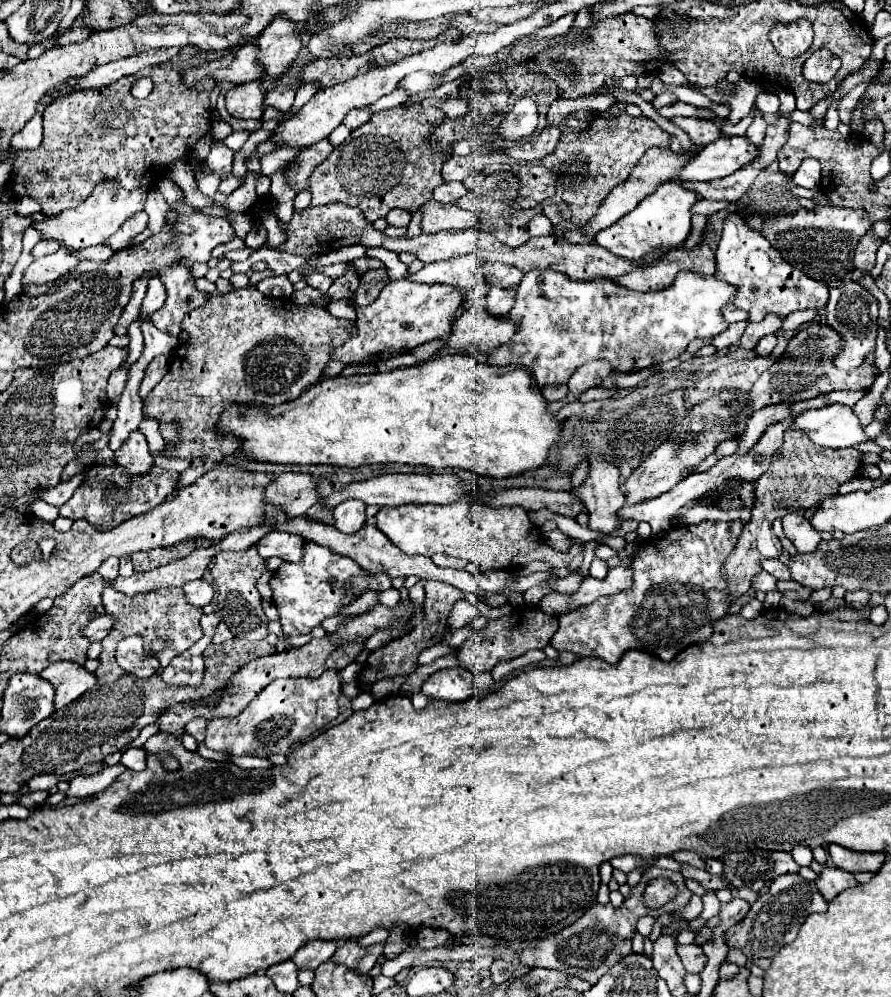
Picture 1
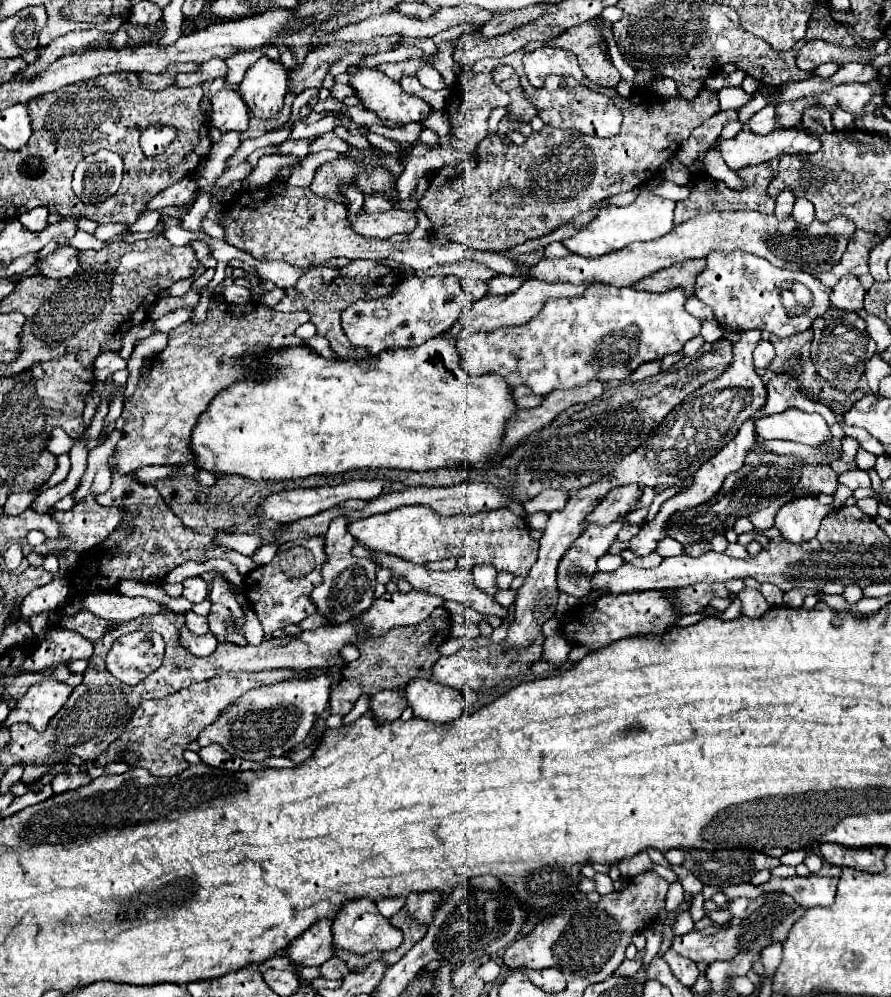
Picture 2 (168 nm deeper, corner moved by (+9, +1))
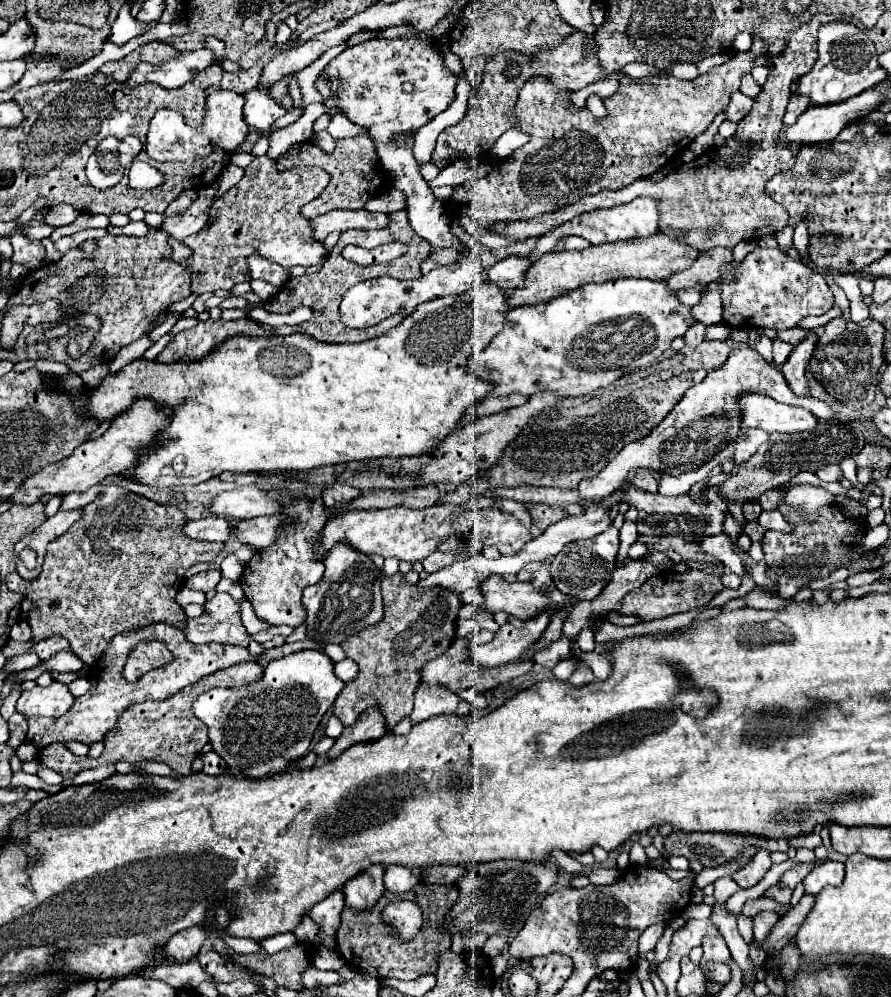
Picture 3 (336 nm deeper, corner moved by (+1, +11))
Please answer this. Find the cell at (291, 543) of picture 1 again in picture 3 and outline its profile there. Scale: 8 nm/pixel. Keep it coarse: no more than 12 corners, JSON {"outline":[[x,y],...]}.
{"outline":[[220,517],[186,521],[184,533],[196,541],[224,543],[230,521]]}

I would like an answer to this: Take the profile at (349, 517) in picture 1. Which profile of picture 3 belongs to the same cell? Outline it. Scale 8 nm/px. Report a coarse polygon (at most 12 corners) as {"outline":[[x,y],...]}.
{"outline":[[334,545],[302,593],[306,637],[342,643],[384,617],[380,569]]}

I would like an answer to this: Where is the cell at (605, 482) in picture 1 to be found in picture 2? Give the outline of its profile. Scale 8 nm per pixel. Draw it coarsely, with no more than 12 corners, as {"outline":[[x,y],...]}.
{"outline":[[648,508],[610,525],[588,523],[558,565],[558,589],[590,593],[588,575],[622,527],[640,523]]}

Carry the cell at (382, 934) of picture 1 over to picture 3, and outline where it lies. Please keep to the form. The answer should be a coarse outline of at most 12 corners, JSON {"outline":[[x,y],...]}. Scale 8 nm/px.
{"outline":[[388,865],[384,885],[404,893],[418,883],[420,869]]}

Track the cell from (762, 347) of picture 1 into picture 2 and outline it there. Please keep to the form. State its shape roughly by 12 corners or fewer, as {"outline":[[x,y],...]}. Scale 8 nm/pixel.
{"outline":[[762,339],[754,349],[756,369],[774,359],[772,343]]}

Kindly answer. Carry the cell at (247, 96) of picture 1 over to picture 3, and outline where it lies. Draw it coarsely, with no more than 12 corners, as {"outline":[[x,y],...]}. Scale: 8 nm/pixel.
{"outline":[[214,91],[194,129],[158,110],[146,135],[154,161],[188,161],[246,139],[244,97]]}

